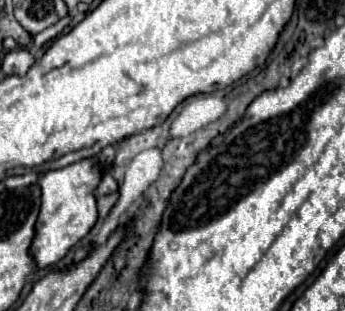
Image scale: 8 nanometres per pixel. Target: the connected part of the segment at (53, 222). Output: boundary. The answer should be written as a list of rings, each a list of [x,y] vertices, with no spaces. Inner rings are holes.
[[[79,160],[59,170],[51,170],[37,178],[41,188],[41,206],[35,226],[33,246],[29,248],[37,268],[47,268],[57,264],[97,222],[95,188],[101,180],[101,170],[89,160]]]

